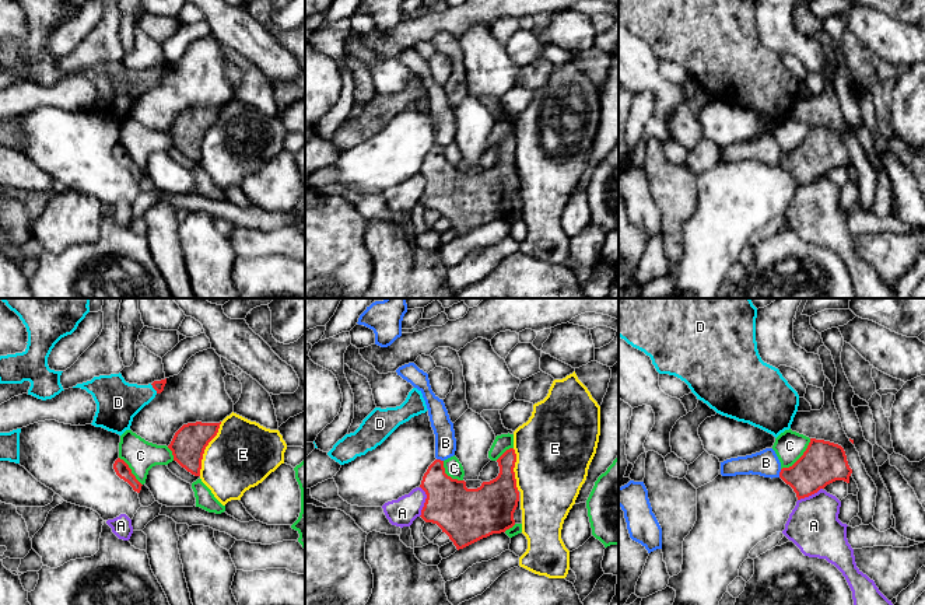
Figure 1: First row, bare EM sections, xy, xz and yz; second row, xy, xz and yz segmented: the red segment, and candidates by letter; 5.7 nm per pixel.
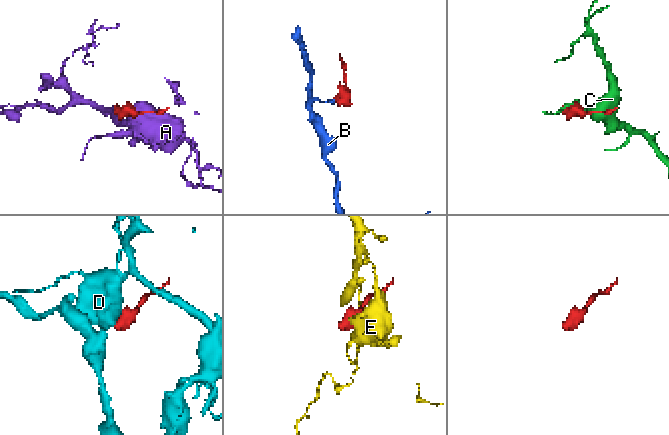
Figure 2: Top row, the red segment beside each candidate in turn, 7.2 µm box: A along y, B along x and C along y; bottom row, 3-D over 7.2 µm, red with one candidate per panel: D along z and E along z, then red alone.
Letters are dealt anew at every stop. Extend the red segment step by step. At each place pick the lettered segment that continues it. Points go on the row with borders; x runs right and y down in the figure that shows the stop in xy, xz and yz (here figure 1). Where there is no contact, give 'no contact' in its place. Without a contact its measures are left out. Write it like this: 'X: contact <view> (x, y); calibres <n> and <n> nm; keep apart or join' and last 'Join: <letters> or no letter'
A: contact xz (426, 502); calibres 320 and 160 nm; keep apart
B: contact yz (780, 474); calibres 240 and 150 nm; keep apart
C: contact yz (801, 457); calibres 260 and 180 nm; keep apart
D: contact xy (153, 387); calibres 60 and 240 nm; join
E: contact xy (205, 448); calibres 200 and 380 nm; keep apart
Join: D

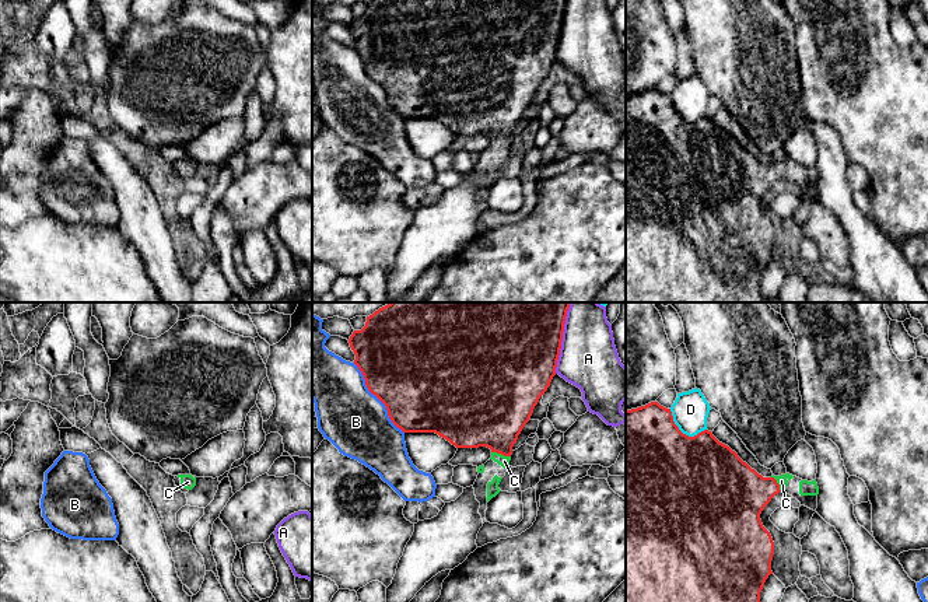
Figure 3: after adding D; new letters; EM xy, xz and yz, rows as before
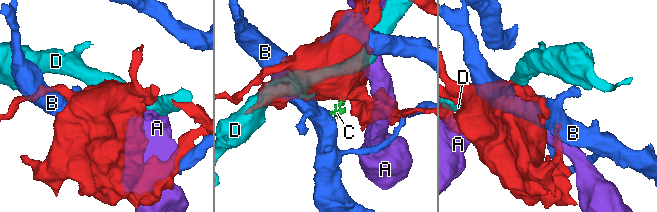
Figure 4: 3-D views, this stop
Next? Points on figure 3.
A: contact xz (561, 338); calibres 500 and 340 nm; keep apart
B: contact xz (377, 396); calibres 500 and 380 nm; keep apart
C: contact xz (501, 454); calibres 400 and 60 nm; join
D: contact yz (682, 433); calibres 500 and 200 nm; keep apart
Join: C

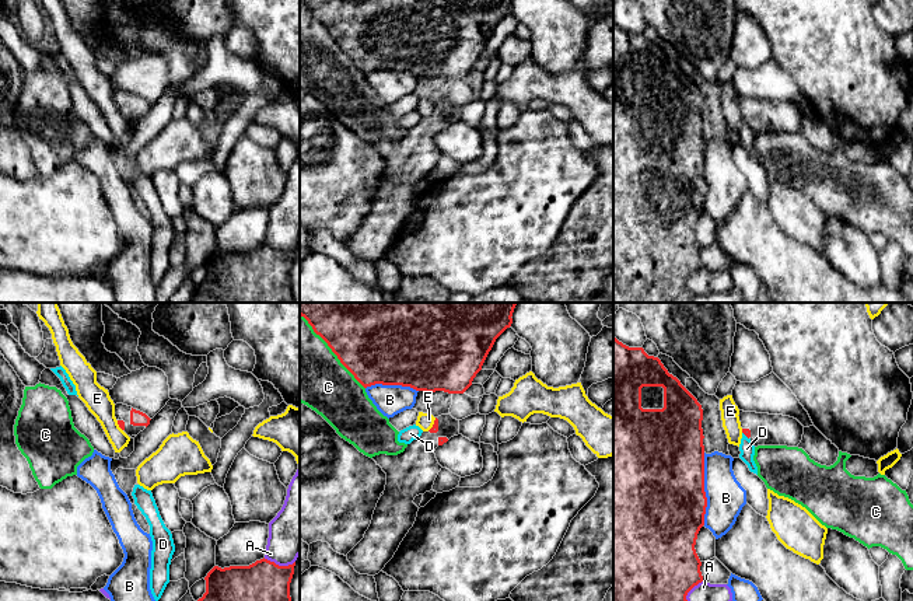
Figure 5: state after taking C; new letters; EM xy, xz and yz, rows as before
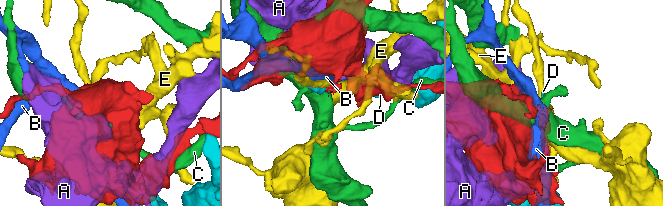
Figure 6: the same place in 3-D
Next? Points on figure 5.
A: contact yz (691, 589); calibres 460 and 110 nm; keep apart
B: contact yz (703, 489); calibres 500 and 220 nm; keep apart
C: contact xz (332, 350); calibres 500 and 400 nm; keep apart
D: contact yz (745, 434); calibres 50 and 90 nm; keep apart
E: contact xz (433, 425); calibres 50 and 90 nm; keep apart
Join: no letter

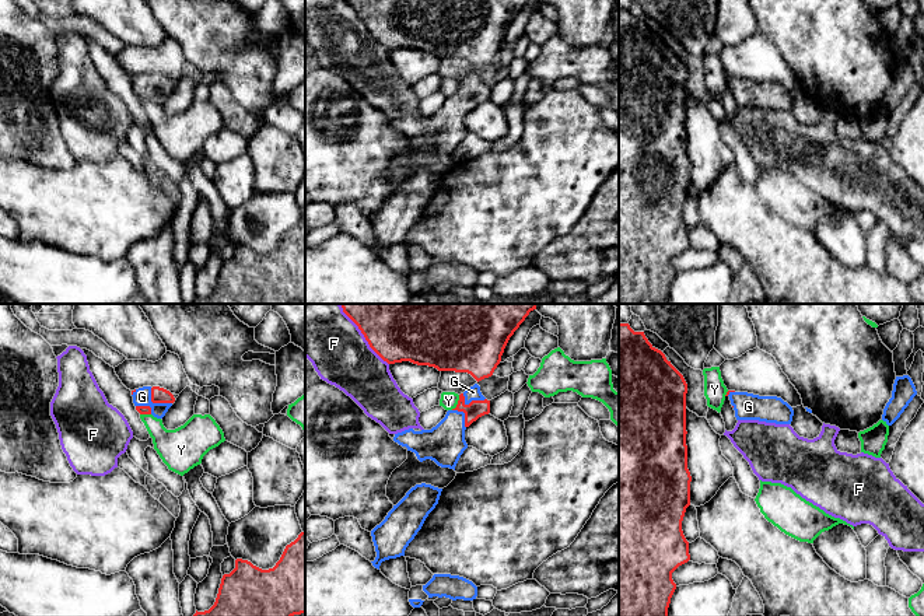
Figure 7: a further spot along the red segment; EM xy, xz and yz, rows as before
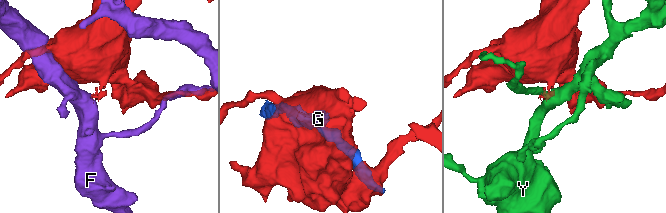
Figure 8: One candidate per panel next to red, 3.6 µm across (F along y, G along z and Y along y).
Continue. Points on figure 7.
F: contact xz (363, 333); calibres 500 and 340 nm; keep apart
G: contact xy (156, 402); calibres 100 and 100 nm; join
Y: contact xz (458, 403); calibres 100 and 100 nm; keep apart
Join: G

